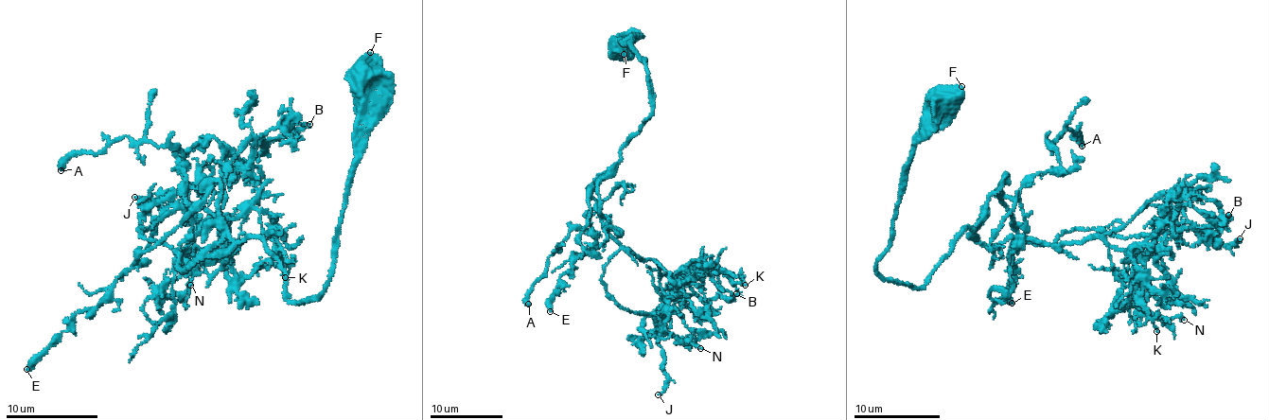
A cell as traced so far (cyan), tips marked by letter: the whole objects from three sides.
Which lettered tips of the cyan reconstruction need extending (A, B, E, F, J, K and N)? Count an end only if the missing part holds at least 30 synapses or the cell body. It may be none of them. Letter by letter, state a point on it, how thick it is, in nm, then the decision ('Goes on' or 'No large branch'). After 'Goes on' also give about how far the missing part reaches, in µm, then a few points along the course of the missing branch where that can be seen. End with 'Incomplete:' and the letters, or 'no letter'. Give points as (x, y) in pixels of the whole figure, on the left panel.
A: Place: (61, 170). Thickness 480 nm. No large branch
B: Place: (309, 124). Thickness 180 nm. No large branch
E: Place: (26, 369). Thickness 400 nm. No large branch
F: Place: (370, 52). Thickness 800 nm. No large branch
J: Place: (134, 197). Thickness 140 nm. No large branch
K: Place: (285, 277). Thickness 140 nm. No large branch
N: Place: (190, 285). Thickness 260 nm. No large branch
Incomplete: no letter

